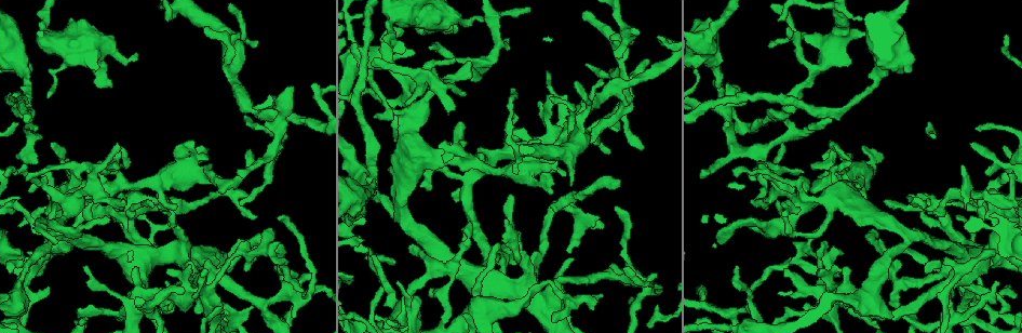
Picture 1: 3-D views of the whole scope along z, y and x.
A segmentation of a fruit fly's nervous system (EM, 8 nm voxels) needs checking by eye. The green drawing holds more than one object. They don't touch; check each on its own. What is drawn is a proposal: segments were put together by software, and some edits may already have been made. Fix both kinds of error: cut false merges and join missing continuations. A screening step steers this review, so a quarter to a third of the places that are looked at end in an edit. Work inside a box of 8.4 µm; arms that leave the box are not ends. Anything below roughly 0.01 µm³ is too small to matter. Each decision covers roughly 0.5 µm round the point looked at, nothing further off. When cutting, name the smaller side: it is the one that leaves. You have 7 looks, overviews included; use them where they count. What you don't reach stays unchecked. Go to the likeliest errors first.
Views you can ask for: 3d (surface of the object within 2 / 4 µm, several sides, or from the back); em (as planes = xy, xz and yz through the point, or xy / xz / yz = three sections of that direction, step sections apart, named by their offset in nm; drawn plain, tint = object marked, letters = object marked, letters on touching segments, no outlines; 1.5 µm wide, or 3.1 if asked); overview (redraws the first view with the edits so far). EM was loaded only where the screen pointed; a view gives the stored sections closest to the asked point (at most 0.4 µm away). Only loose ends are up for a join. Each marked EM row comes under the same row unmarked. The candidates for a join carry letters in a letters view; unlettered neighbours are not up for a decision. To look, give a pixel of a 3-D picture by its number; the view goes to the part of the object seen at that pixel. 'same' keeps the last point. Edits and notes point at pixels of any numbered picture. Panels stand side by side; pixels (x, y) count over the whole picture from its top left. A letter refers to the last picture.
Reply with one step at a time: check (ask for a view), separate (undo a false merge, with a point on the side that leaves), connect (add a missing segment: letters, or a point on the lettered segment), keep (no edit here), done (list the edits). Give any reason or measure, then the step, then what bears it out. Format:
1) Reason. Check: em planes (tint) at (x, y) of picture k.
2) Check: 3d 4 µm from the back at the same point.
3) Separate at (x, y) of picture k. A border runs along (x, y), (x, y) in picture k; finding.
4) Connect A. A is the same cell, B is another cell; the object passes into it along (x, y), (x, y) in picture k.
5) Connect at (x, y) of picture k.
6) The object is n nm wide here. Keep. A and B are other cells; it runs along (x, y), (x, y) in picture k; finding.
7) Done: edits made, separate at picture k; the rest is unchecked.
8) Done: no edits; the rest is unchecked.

Check: em yz step 8 (tint) at (274, 98) of picture 1.

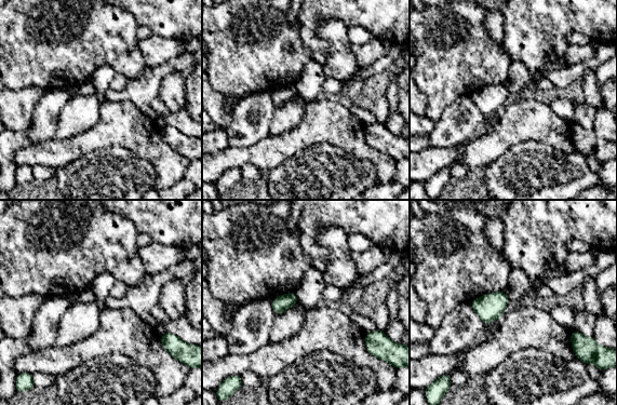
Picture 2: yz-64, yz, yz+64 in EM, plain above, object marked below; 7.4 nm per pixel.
Check: em planes (letters) at the same point.

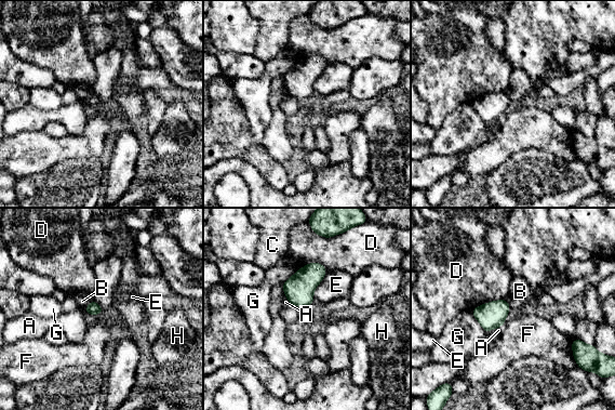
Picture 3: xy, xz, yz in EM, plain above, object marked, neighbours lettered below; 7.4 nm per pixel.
Keep. A, B, C, D, E, F, G and H are other cells; no lettered segment goes on from it.

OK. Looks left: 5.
Branch stops here. Check: 3d 4 µm at (171, 21) of picture 1.

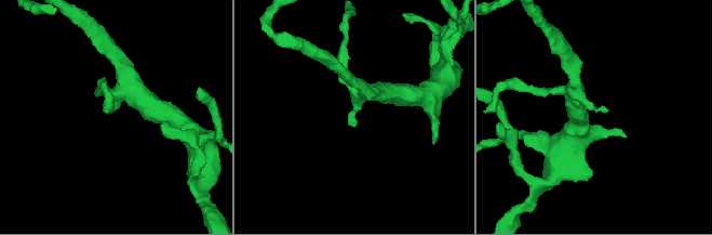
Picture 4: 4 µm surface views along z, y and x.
Now the EM. Check: em planes (letters) at (353, 125) of picture 4.

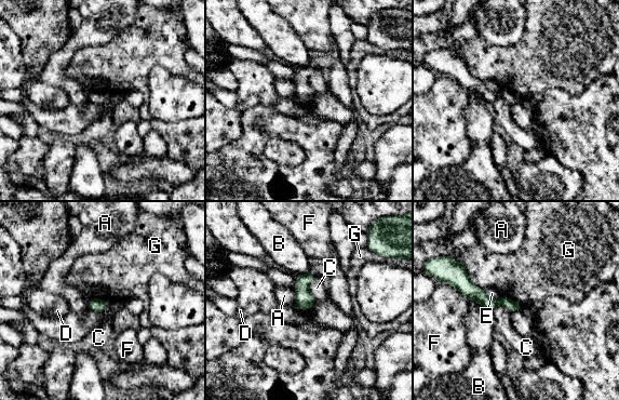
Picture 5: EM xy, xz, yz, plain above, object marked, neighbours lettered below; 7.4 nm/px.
The longest contact is with G, 240 nm. Keep. A, B, C, D, E, F and G are other cells; none of them fits.

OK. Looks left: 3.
Thin end. Check: 3d 4 µm at (51, 143) of picture 1.

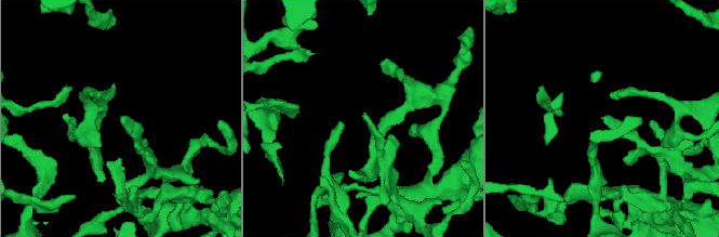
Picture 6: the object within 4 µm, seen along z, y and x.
Check: em planes (tint) at (121, 117) of picture 6.

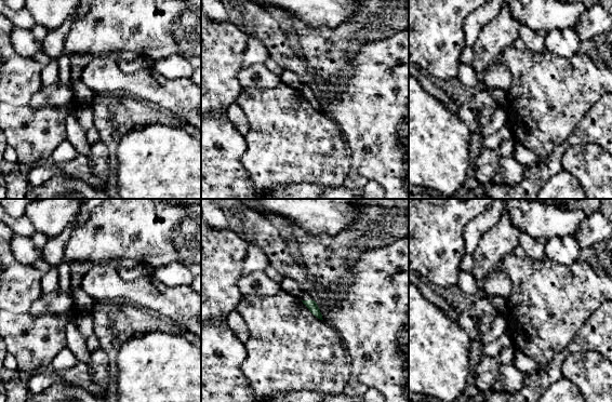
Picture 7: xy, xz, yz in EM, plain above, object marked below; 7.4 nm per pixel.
What lies round it. Check: em planes (letters) at the same point.

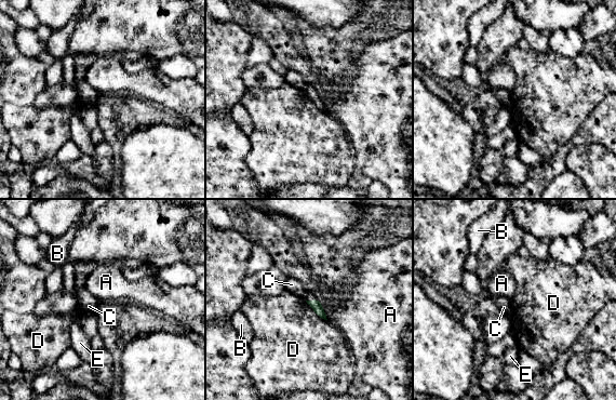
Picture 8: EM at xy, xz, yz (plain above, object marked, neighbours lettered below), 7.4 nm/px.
The object is 80 nm wide here. Keep. A, B, C, D and E are other cells; none of them fits.

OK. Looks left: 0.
Done: no edits; the rest is unchecked.

